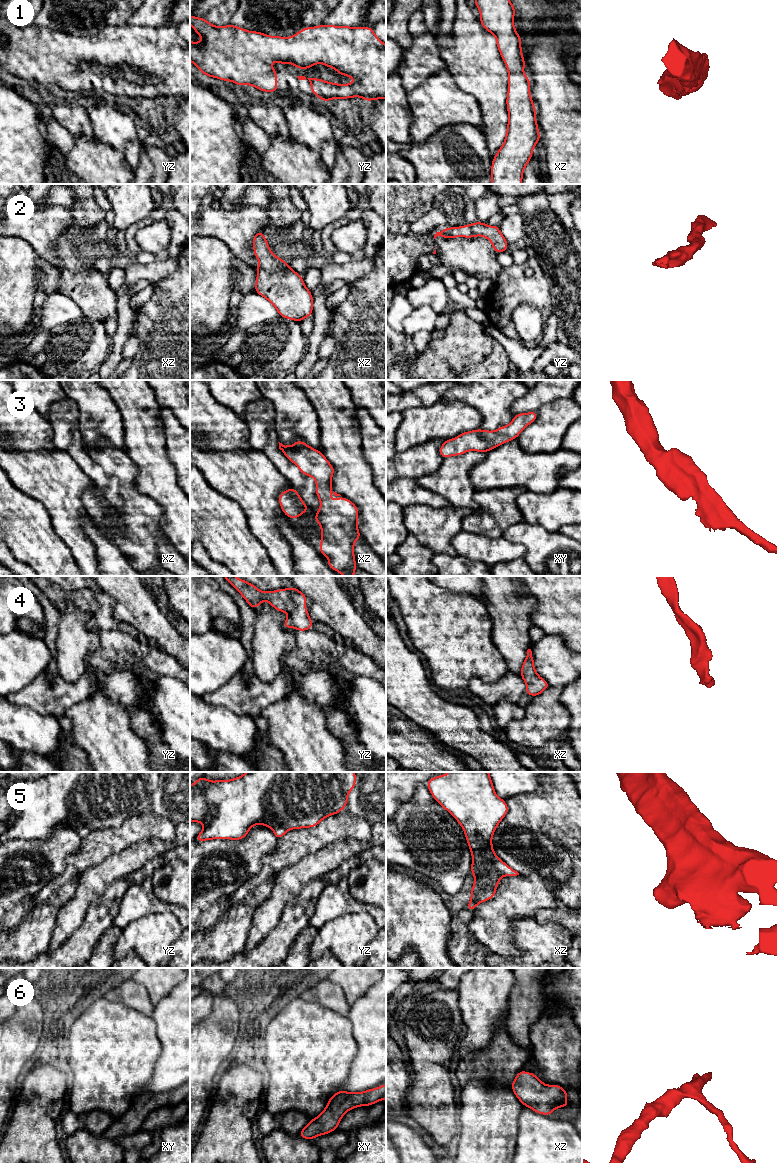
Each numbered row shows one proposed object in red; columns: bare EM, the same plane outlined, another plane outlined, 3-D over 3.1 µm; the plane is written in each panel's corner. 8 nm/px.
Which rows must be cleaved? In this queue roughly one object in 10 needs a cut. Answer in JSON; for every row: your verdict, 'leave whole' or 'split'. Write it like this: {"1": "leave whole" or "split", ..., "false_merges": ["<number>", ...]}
{"1": "leave whole", "2": "leave whole", "3": "leave whole", "4": "leave whole", "5": "leave whole", "6": "leave whole", "false_merges": []}

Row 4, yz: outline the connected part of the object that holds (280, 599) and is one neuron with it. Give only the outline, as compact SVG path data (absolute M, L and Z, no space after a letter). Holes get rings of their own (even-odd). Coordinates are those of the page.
M223 576L238 593L246 600L253 609L260 606L263 600L279 612L287 612L288 617L283 622L283 628L293 627L297 631L312 629L313 621L309 617L305 606L307 597L295 586L289 589L279 589L275 591L262 592L254 584L239 579L236 576Z

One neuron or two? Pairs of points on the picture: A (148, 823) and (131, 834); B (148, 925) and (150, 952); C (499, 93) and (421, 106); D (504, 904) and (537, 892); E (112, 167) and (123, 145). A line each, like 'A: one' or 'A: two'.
A: one
B: one
C: two
D: one
E: two

